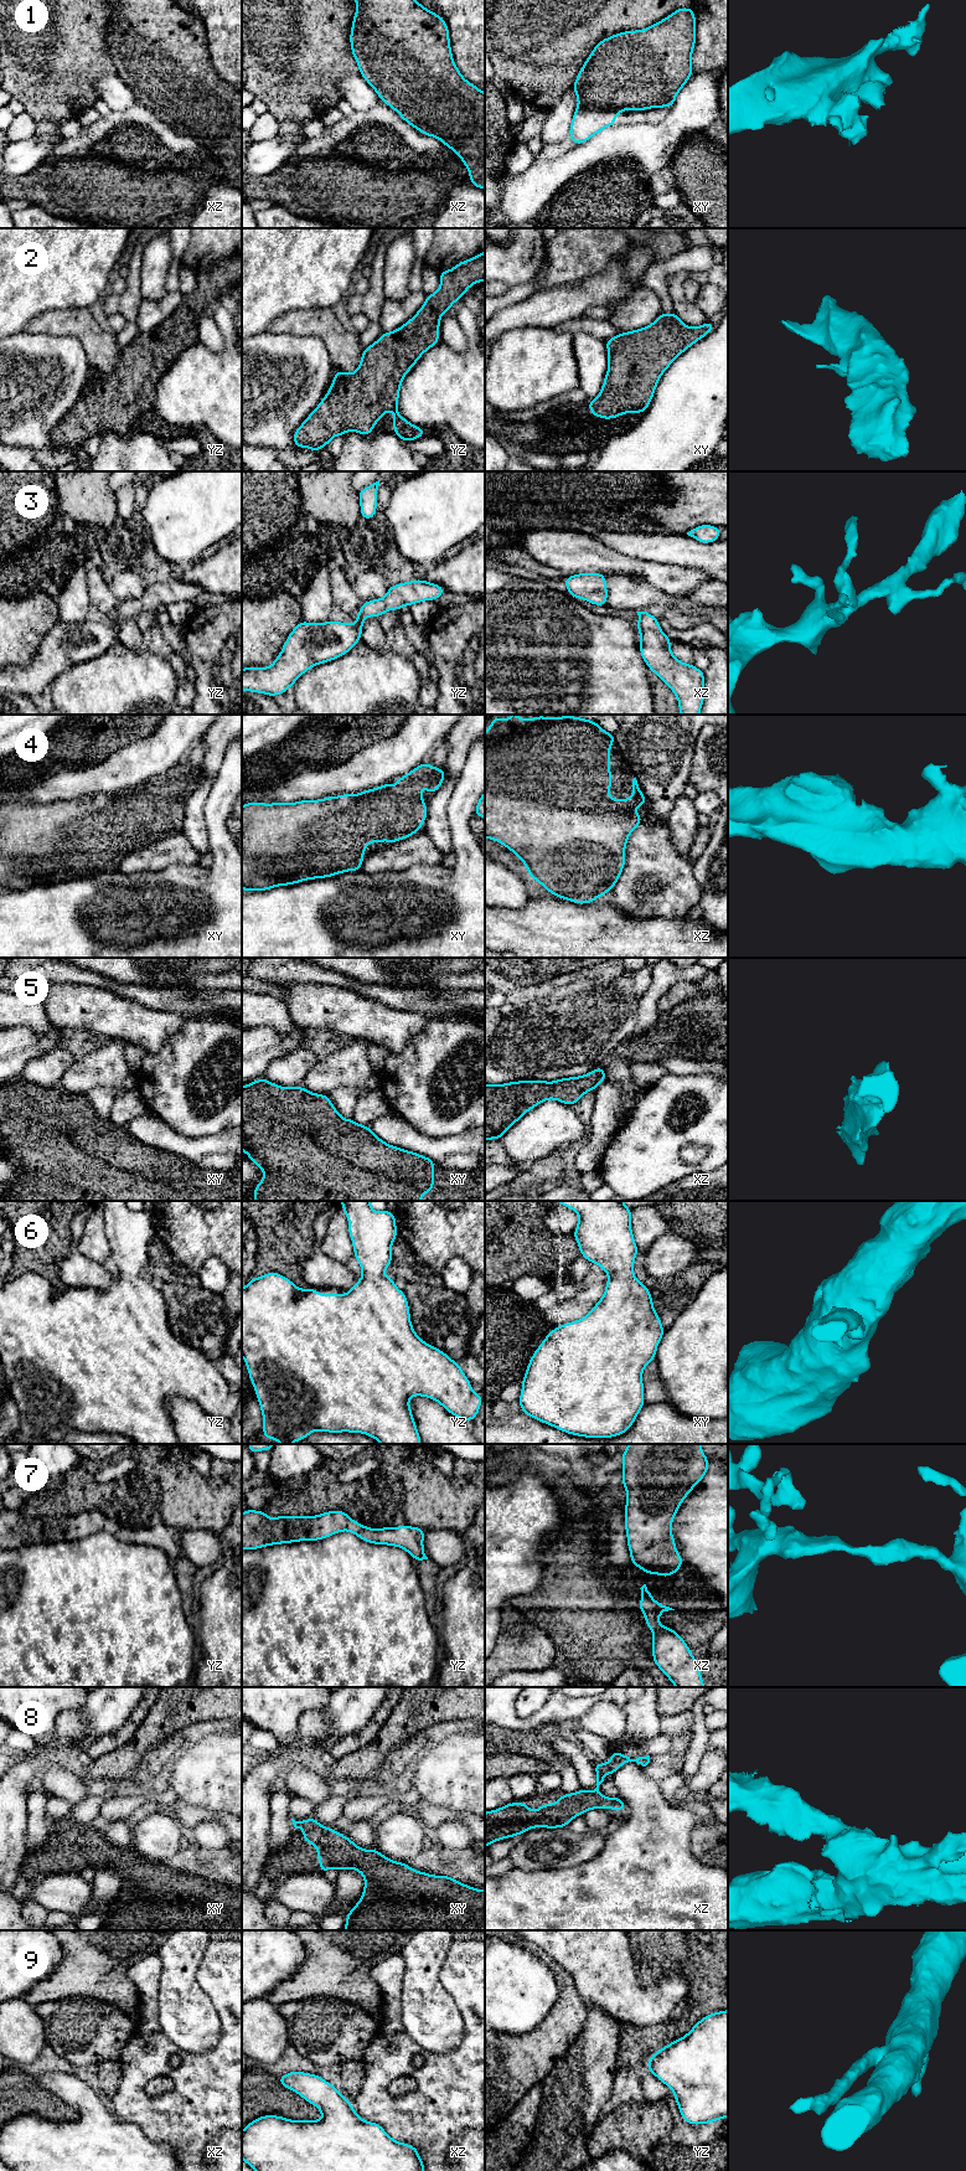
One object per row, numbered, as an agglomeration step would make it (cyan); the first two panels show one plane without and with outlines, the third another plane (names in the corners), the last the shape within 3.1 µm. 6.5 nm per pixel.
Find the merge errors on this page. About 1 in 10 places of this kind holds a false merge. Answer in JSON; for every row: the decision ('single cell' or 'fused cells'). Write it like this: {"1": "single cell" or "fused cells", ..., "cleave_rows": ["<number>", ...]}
{"1": "single cell", "2": "single cell", "3": "single cell", "4": "single cell", "5": "single cell", "6": "single cell", "7": "single cell", "8": "single cell", "9": "single cell", "cleave_rows": []}

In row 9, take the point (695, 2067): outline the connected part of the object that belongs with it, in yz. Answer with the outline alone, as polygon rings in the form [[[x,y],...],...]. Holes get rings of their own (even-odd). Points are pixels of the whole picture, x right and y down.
[[[728,2010],[706,2015],[687,2035],[656,2051],[647,2067],[673,2092],[686,2123],[728,2118]]]

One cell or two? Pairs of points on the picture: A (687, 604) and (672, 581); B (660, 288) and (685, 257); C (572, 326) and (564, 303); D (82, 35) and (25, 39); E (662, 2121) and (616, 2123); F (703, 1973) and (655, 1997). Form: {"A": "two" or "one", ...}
{"A": "two", "B": "one", "C": "two", "D": "one", "E": "one", "F": "two"}

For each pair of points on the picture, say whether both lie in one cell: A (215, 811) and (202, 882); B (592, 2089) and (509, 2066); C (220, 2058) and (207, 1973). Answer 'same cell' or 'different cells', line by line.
A: same cell
B: different cells
C: same cell

